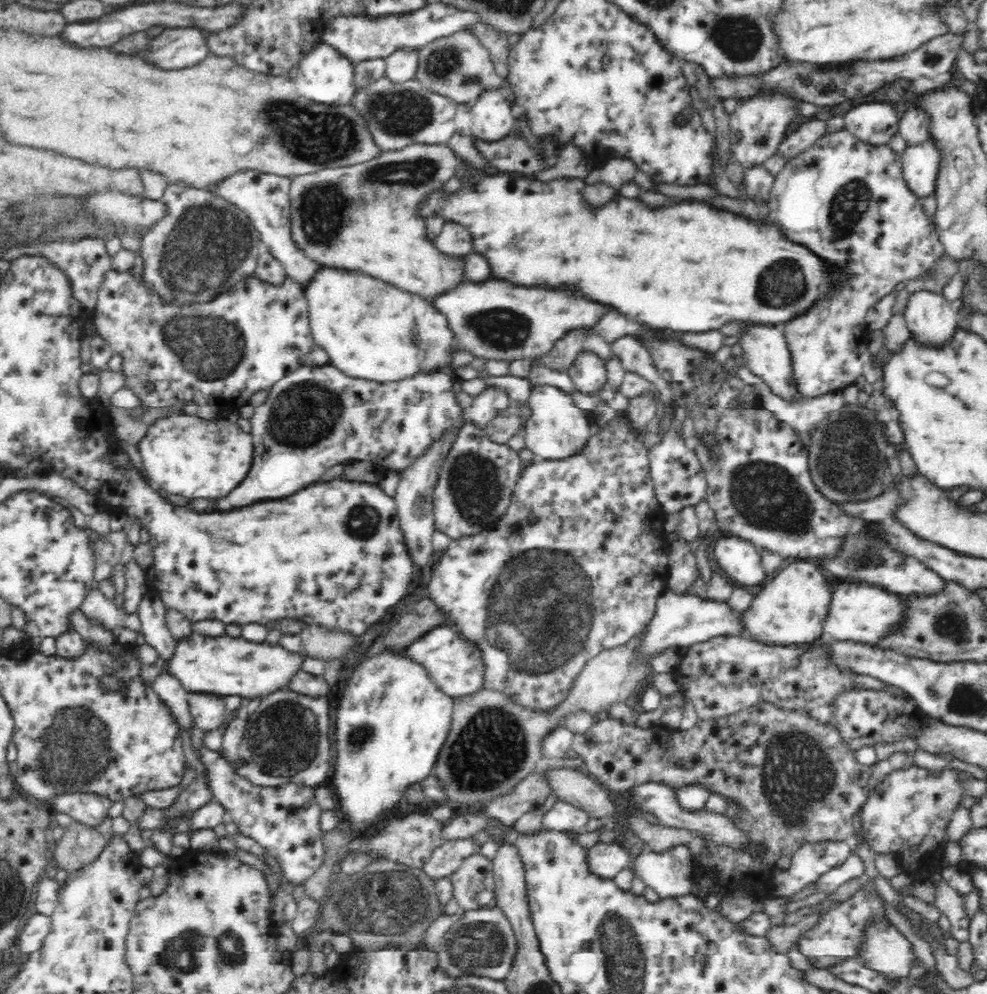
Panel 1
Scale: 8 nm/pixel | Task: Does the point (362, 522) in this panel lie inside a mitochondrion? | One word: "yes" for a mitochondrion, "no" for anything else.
yes

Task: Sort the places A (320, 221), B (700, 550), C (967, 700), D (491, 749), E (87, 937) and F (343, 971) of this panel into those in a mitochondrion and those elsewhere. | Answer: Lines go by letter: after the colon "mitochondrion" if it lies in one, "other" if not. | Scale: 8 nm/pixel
A: mitochondrion
B: other
C: mitochondrion
D: mitochondrion
E: other
F: other

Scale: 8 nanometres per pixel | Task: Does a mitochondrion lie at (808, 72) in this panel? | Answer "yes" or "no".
no

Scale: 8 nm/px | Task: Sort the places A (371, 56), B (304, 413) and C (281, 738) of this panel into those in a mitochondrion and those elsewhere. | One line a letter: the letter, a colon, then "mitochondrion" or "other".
A: other
B: mitochondrion
C: mitochondrion

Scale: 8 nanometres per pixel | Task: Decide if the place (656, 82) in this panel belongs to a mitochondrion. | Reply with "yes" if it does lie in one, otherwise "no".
no

